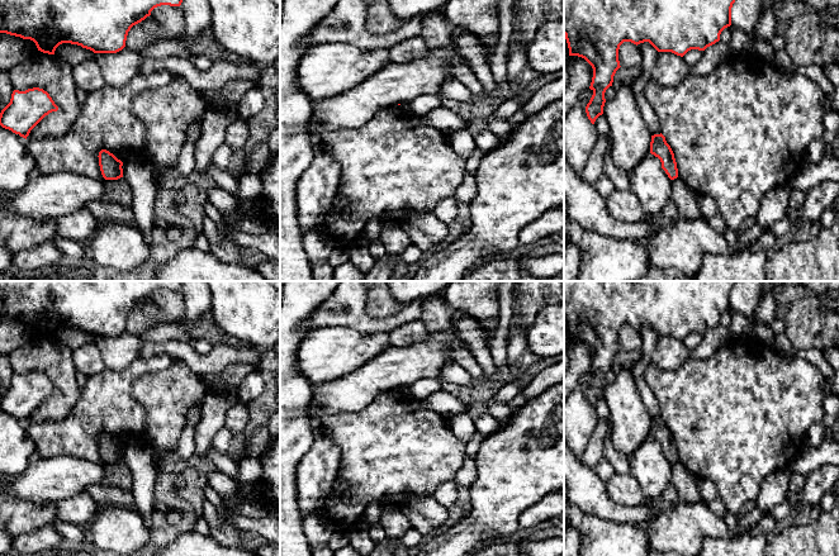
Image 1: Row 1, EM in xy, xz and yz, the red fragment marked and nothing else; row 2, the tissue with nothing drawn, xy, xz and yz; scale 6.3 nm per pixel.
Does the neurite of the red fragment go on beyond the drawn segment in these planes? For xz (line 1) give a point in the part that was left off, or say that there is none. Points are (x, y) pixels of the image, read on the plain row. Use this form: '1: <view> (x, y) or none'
1: none

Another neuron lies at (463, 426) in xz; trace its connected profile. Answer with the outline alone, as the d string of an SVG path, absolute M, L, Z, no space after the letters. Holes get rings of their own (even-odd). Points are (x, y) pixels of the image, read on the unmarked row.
M460 413L449 419L449 426L455 436L464 443L468 443L477 432L474 419L465 413Z

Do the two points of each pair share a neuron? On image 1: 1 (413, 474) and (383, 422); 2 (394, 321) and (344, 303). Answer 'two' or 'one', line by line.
1: one
2: one

